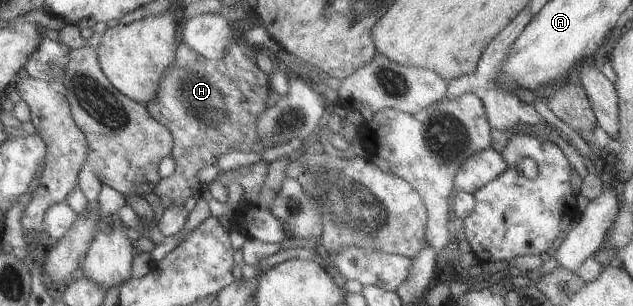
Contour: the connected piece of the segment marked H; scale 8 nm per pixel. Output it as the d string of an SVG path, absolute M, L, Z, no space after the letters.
M233 41L225 50L222 52L222 57L220 59L208 59L202 57L200 54L197 54L193 49L189 49L186 44L179 43L174 52L174 59L169 65L167 71L164 72L164 75L160 78L160 83L156 88L156 98L151 102L147 103L146 109L147 112L155 119L159 124L162 124L171 134L172 138L172 149L170 152L171 158L174 160L174 172L167 176L166 178L159 179L155 186L152 189L152 192L159 196L167 196L171 200L171 205L173 207L181 207L184 199L191 196L191 198L198 199L201 196L201 184L199 179L197 179L197 171L208 164L215 165L216 160L223 155L225 152L231 152L231 150L239 150L241 152L256 152L257 154L262 154L263 146L260 143L257 134L257 117L261 114L262 110L265 110L265 107L271 102L272 95L271 90L268 86L268 77L263 71L261 71L255 65L255 49L252 46L240 41Z

